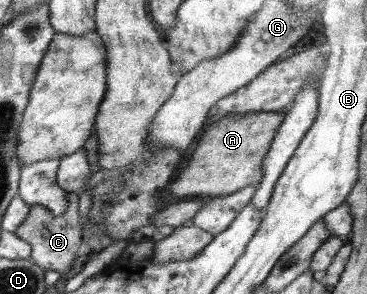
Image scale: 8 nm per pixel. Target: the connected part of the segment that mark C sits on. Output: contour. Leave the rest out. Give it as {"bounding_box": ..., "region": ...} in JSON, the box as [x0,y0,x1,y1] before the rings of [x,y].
{"bounding_box":[17,191,86,275],"region":[[[70,191],[69,193],[69,210],[63,216],[55,216],[50,208],[43,204],[32,205],[32,211],[25,224],[19,228],[17,234],[33,245],[34,260],[41,265],[46,271],[56,270],[65,275],[77,260],[80,253],[85,251],[86,245],[83,235],[84,219],[79,214],[78,193]]]}

